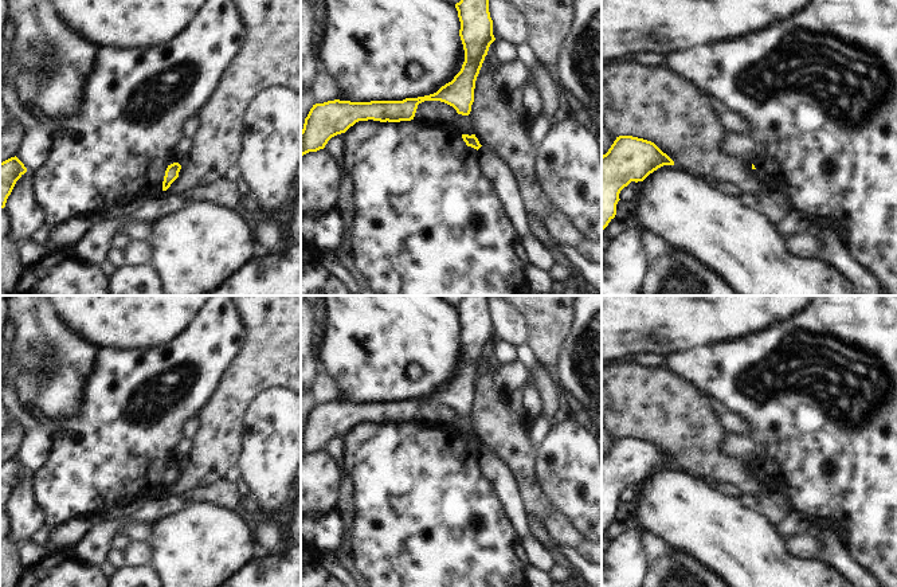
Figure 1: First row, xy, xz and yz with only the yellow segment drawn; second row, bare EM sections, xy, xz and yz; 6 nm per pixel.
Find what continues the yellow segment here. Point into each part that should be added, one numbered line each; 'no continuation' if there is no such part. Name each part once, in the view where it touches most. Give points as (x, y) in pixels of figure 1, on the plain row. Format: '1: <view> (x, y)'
no continuation

